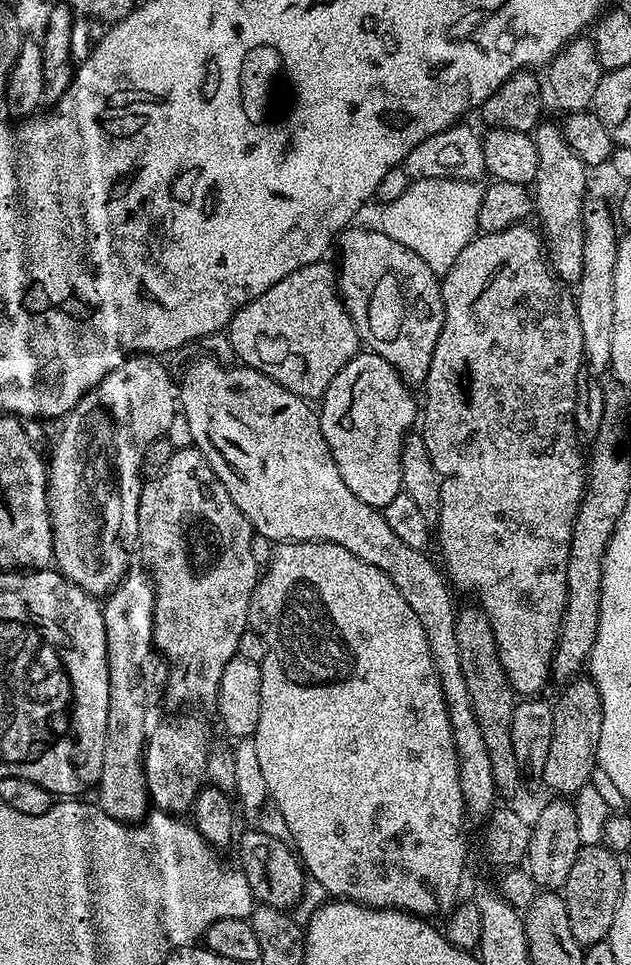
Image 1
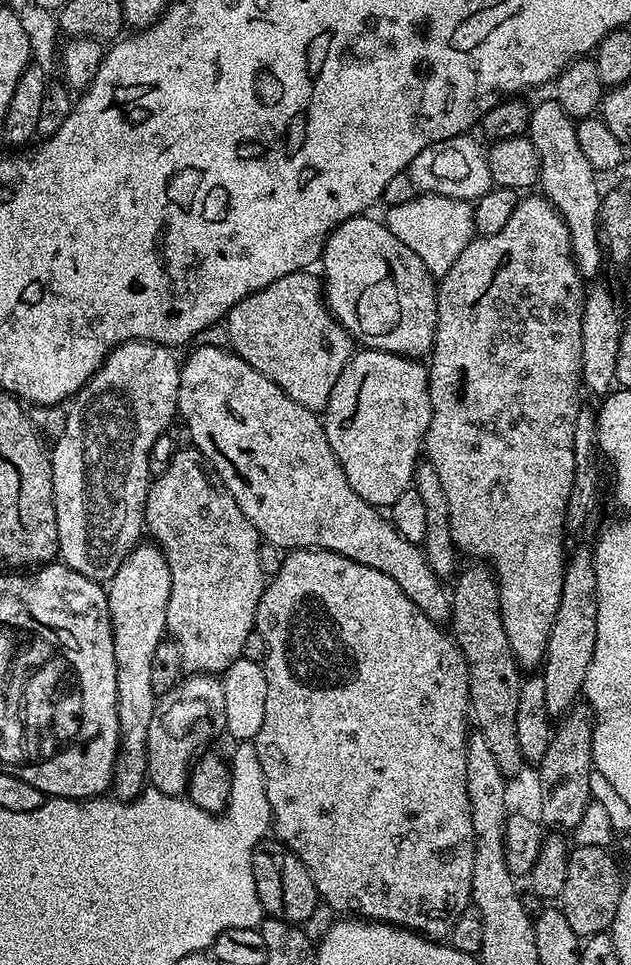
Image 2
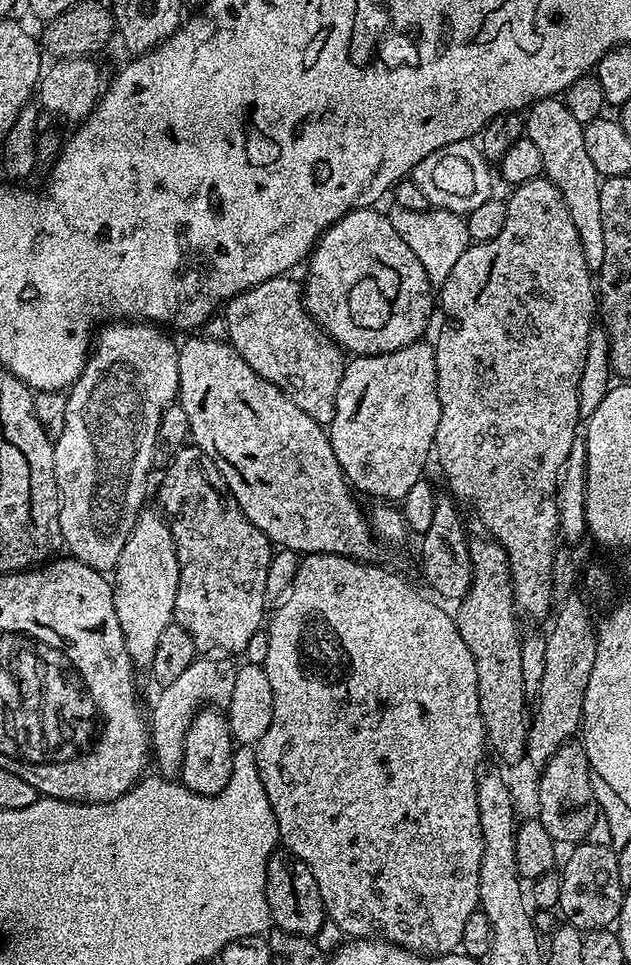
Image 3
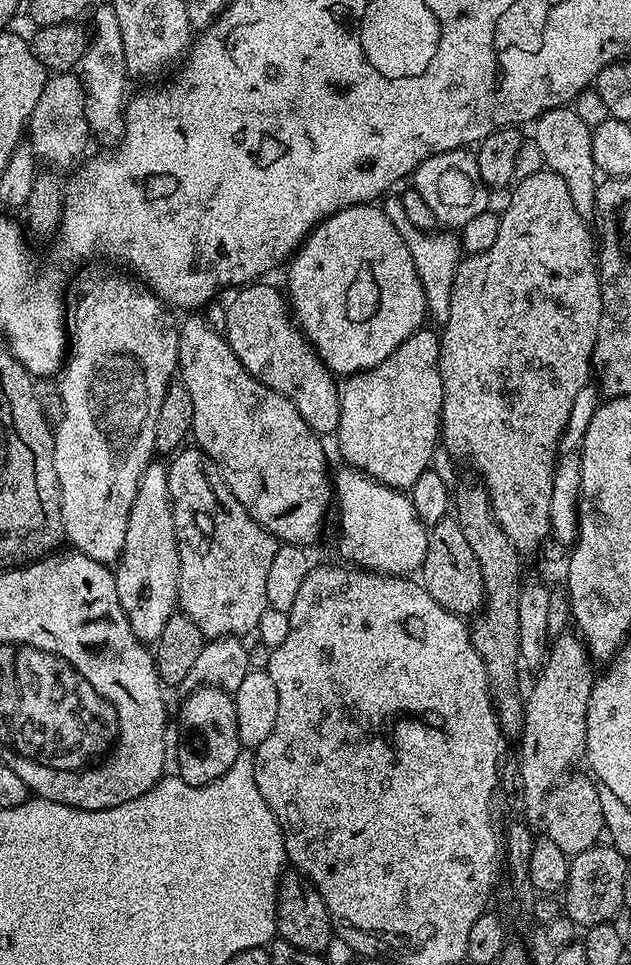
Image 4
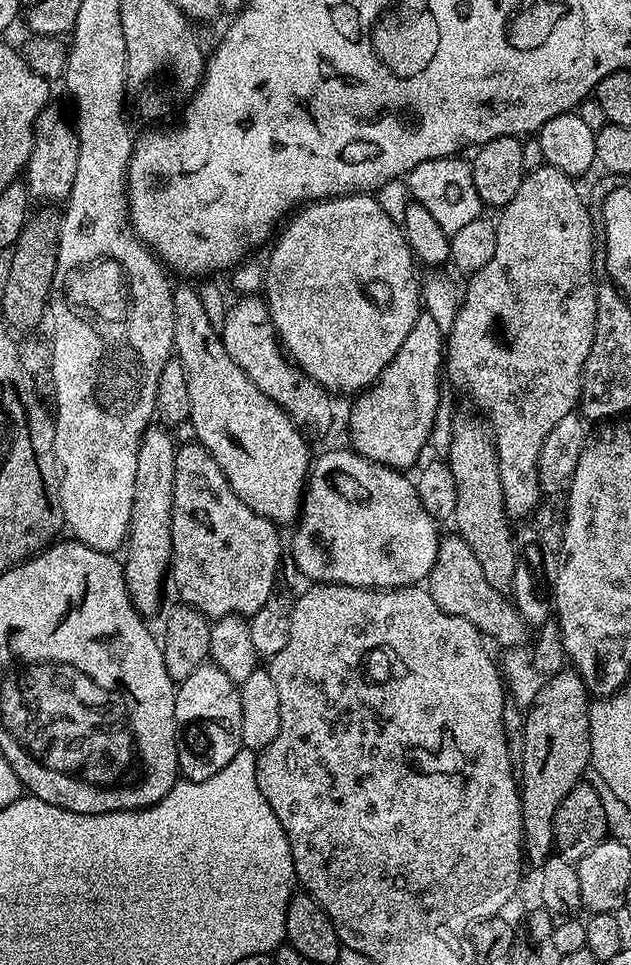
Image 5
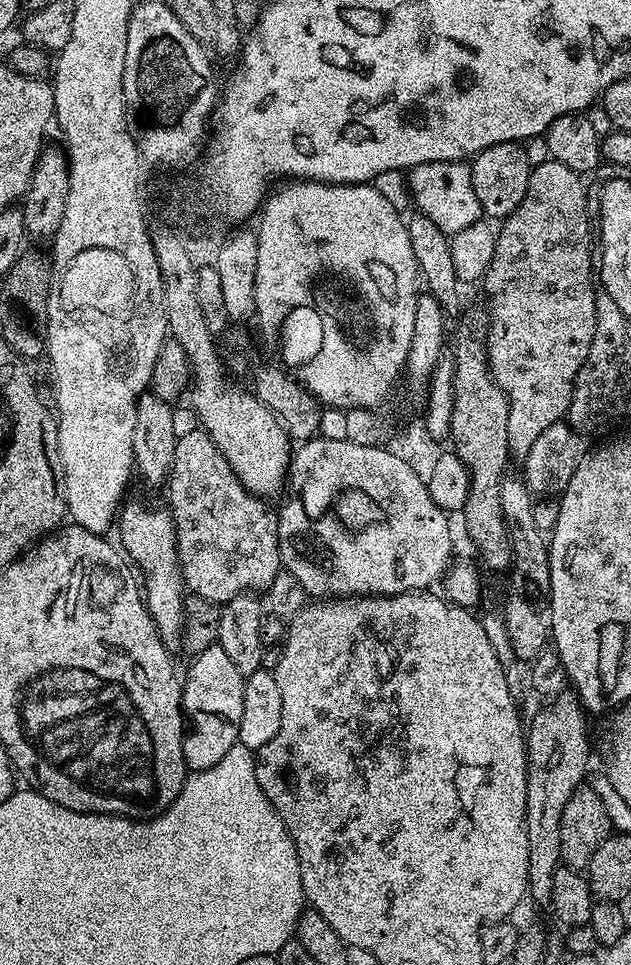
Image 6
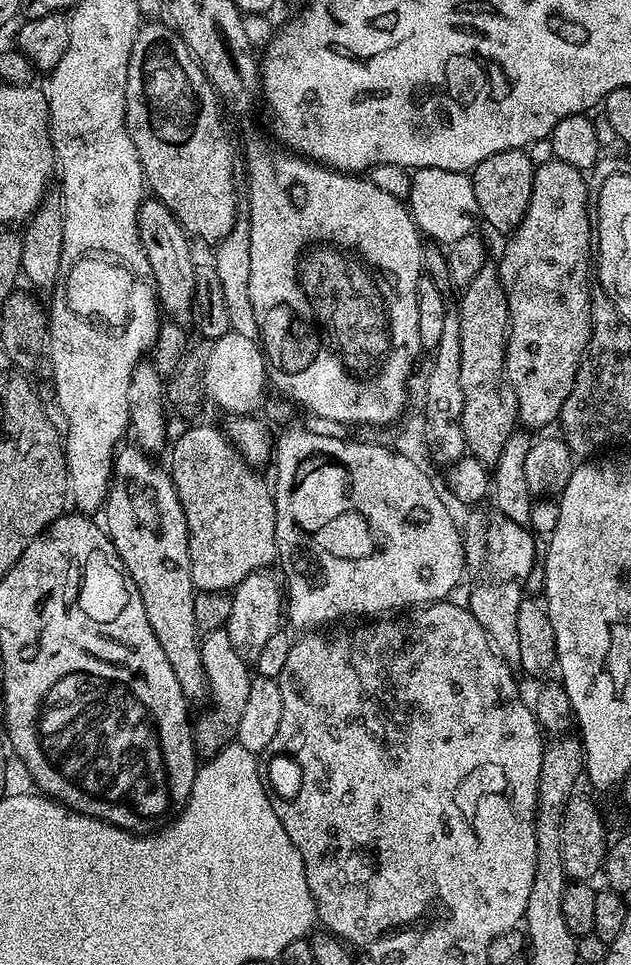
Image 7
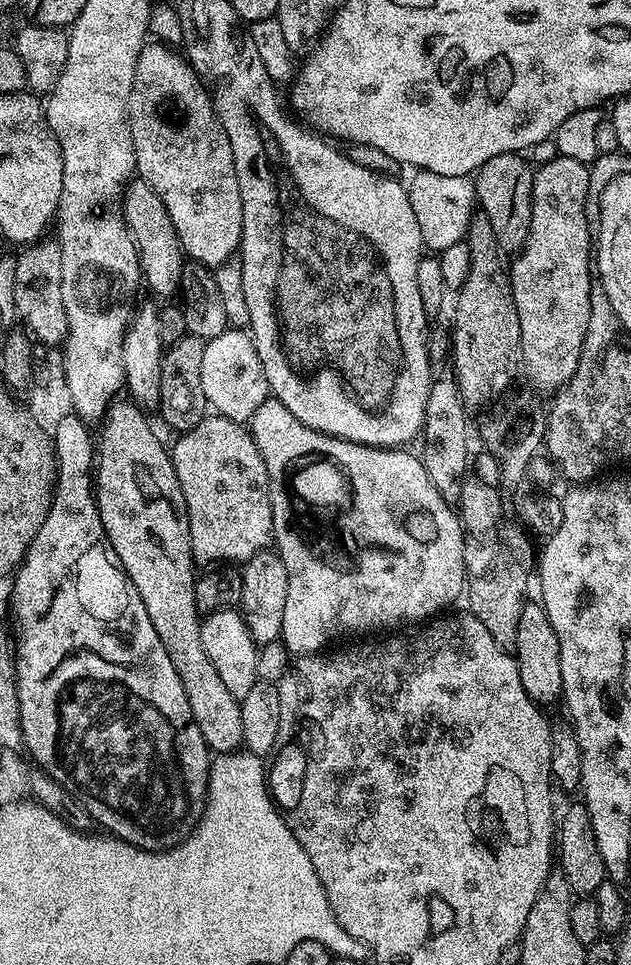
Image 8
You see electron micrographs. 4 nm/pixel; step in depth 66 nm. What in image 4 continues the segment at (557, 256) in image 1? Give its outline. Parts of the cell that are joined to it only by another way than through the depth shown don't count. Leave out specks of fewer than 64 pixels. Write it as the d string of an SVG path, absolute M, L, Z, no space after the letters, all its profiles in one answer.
M575 107L551 108L541 114L534 122L536 136L534 142L538 150L542 150L544 168L558 174L562 182L566 182L566 190L570 190L570 202L578 210L578 214L588 218L596 212L596 187L598 173L594 154L592 153L592 129L578 118Z

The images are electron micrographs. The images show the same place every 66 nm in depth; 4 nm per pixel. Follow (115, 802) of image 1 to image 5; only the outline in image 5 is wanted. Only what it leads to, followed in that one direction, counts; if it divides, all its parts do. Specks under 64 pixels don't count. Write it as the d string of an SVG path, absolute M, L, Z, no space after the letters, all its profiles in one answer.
M149 426L140 439L136 485L126 537L128 557L122 560L124 581L132 604L145 618L160 608L160 591L164 588L164 580L166 584L172 563L172 495L178 444L172 441L168 432L171 431L164 426Z

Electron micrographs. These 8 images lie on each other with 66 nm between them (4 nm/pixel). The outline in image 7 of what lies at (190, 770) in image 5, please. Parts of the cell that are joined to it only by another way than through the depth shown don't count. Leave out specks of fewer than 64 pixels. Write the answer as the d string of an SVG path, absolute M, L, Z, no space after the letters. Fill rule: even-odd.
M227 631L203 633L200 641L202 654L202 670L206 681L206 692L212 695L212 704L216 708L208 708L200 717L194 720L194 735L197 749L205 757L211 758L224 747L233 743L238 730L238 718L242 718L242 709L246 706L246 698L250 694L253 673L248 673L249 661L243 660L230 642ZM205 752L205 753L204 753Z

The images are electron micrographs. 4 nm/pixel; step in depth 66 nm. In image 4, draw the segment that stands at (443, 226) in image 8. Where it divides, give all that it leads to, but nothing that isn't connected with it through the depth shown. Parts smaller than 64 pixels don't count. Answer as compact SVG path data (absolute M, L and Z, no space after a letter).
M471 151L434 154L416 167L410 180L418 194L422 194L423 201L433 210L437 221L449 229L459 230L466 222L470 222L470 218L489 211L490 189L478 174L478 162Z

